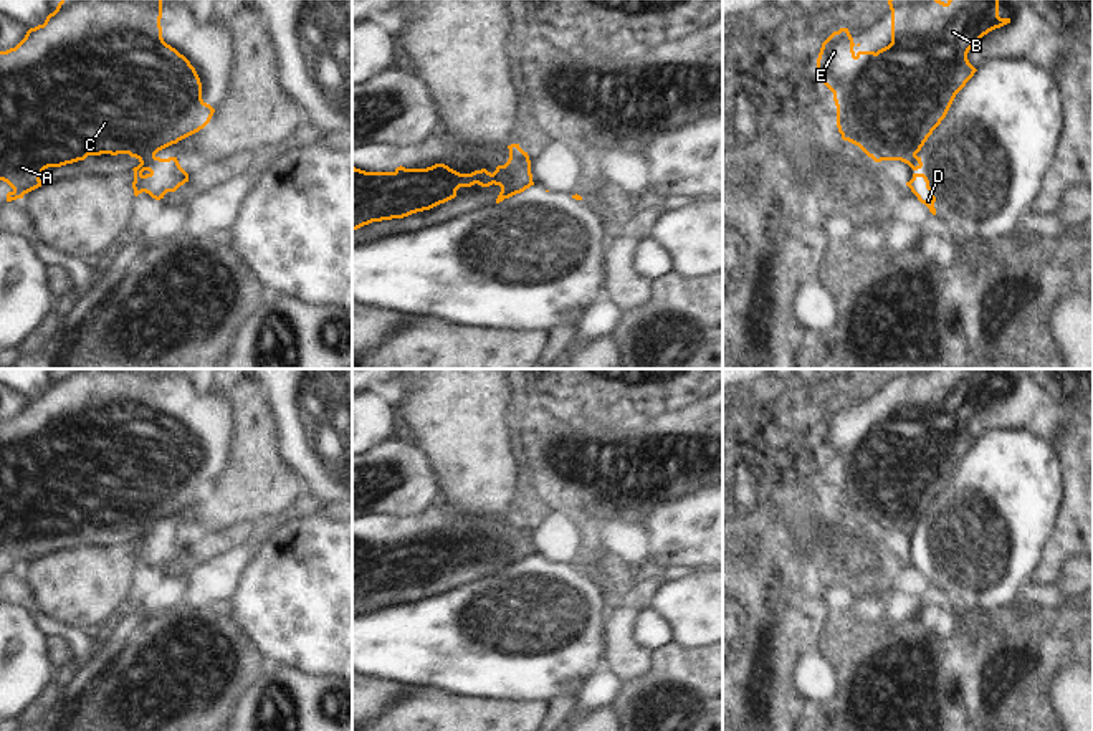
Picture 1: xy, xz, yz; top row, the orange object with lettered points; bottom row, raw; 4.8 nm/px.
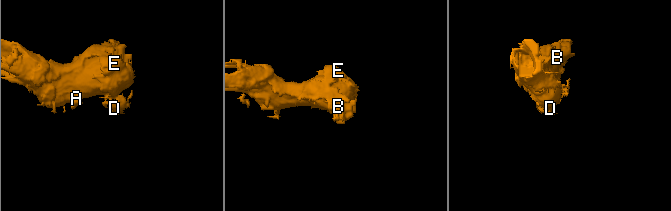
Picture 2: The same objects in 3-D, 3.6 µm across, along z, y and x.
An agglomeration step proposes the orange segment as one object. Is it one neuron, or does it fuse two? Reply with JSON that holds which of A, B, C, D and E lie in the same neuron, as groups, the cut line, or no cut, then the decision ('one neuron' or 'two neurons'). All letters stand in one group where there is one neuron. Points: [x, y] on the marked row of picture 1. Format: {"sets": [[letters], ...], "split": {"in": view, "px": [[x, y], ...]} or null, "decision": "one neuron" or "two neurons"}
{"sets": [["A", "B", "C", "E"], ["D"]], "split": {"in": "xy", "px": [[154, 156], [149, 156], [141, 164]]}, "decision": "two neurons"}

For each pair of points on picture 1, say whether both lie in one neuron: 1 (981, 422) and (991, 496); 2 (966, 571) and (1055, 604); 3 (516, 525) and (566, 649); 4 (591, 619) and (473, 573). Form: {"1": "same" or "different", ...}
{"1": "different", "2": "different", "3": "different", "4": "different"}

